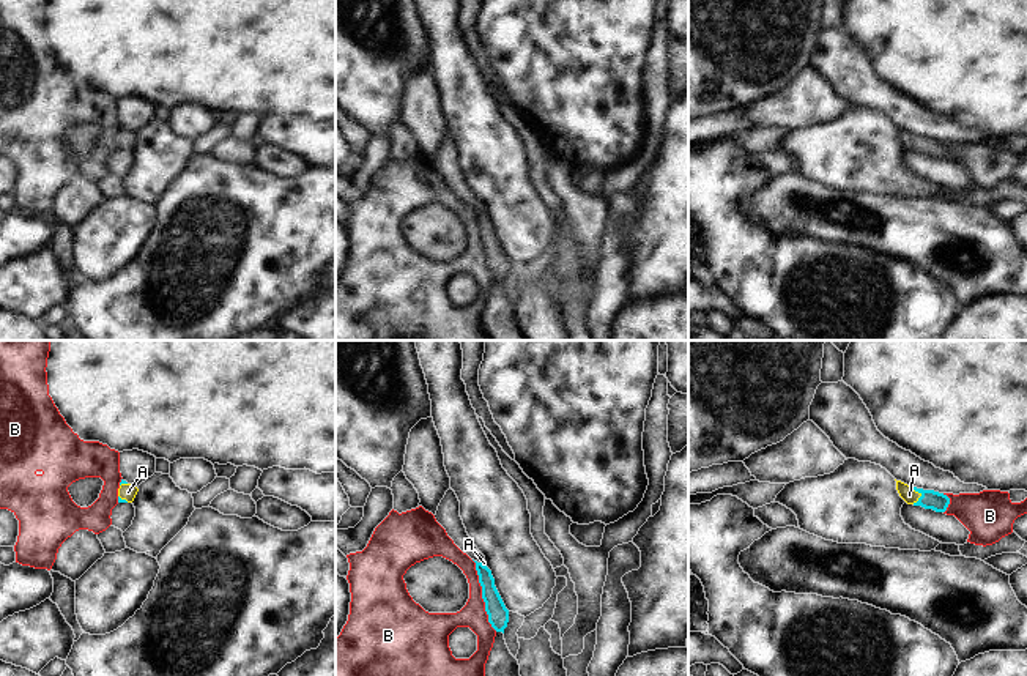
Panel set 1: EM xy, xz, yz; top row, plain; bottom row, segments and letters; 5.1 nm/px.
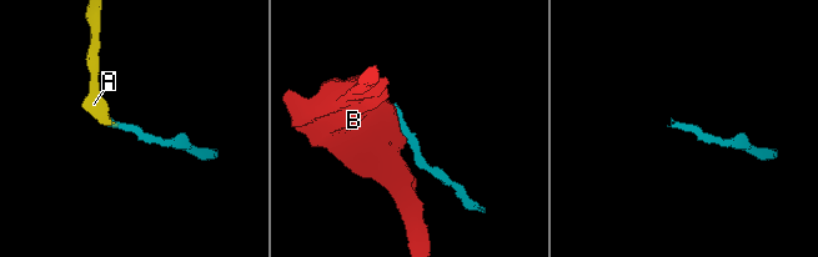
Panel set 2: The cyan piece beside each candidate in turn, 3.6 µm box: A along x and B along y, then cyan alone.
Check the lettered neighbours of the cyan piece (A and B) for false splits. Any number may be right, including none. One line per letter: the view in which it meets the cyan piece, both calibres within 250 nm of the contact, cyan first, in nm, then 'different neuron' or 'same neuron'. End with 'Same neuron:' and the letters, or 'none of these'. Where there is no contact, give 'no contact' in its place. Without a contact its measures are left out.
A: contact in yz; calibres 100 and 70 nm; same neuron
B: contact in xz; calibres 110 and 140 nm; different neuron
Same neuron: A

